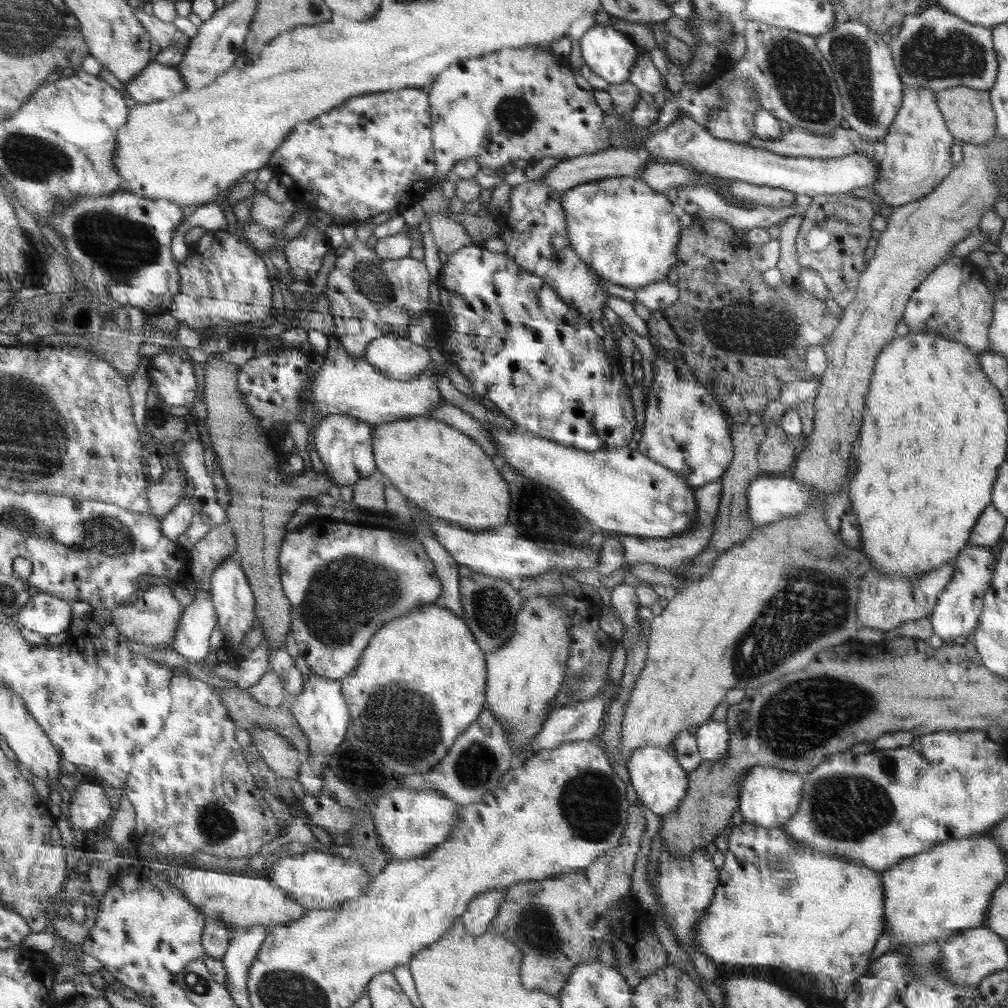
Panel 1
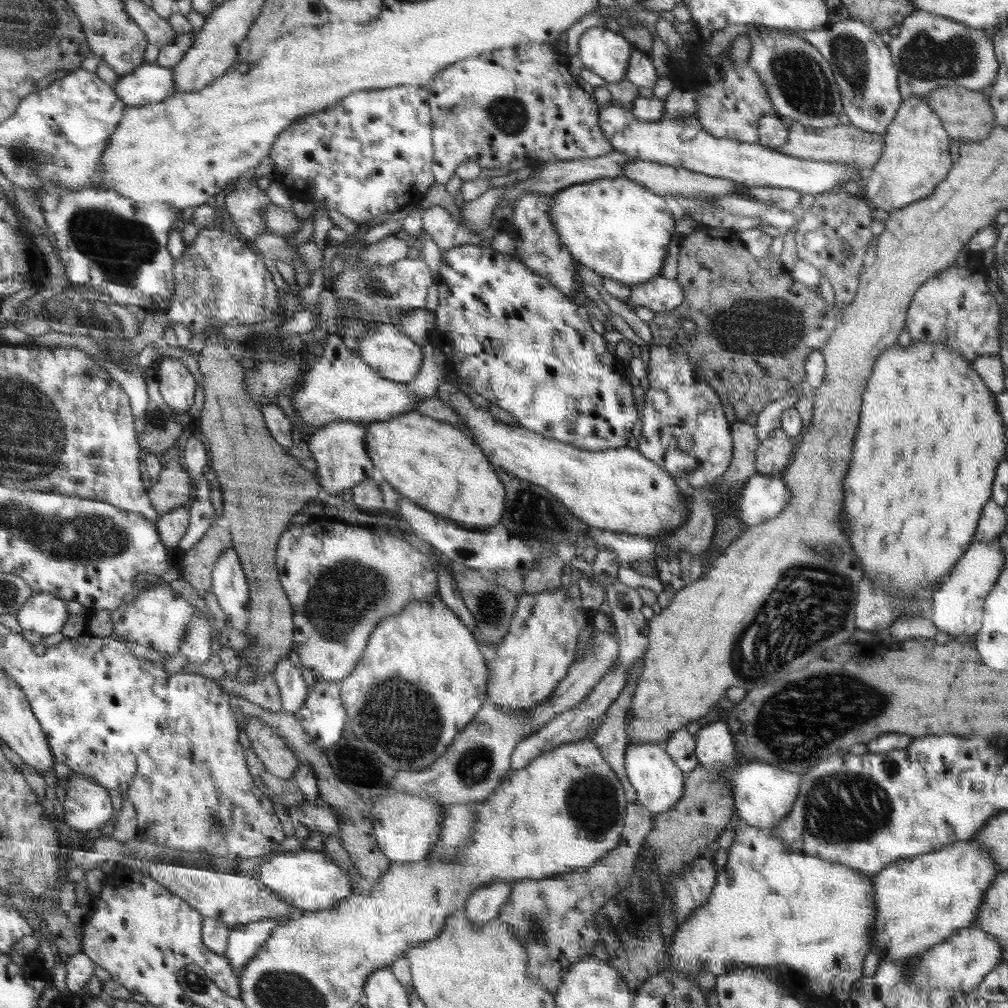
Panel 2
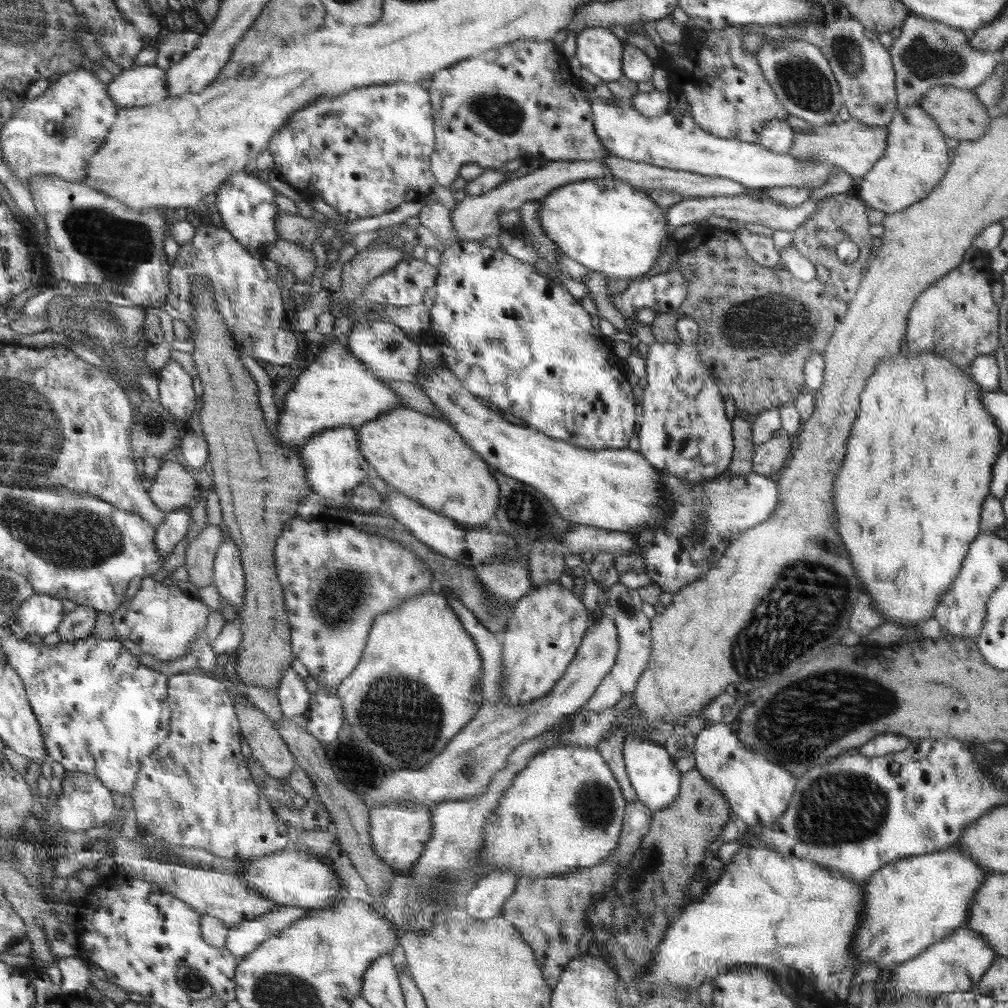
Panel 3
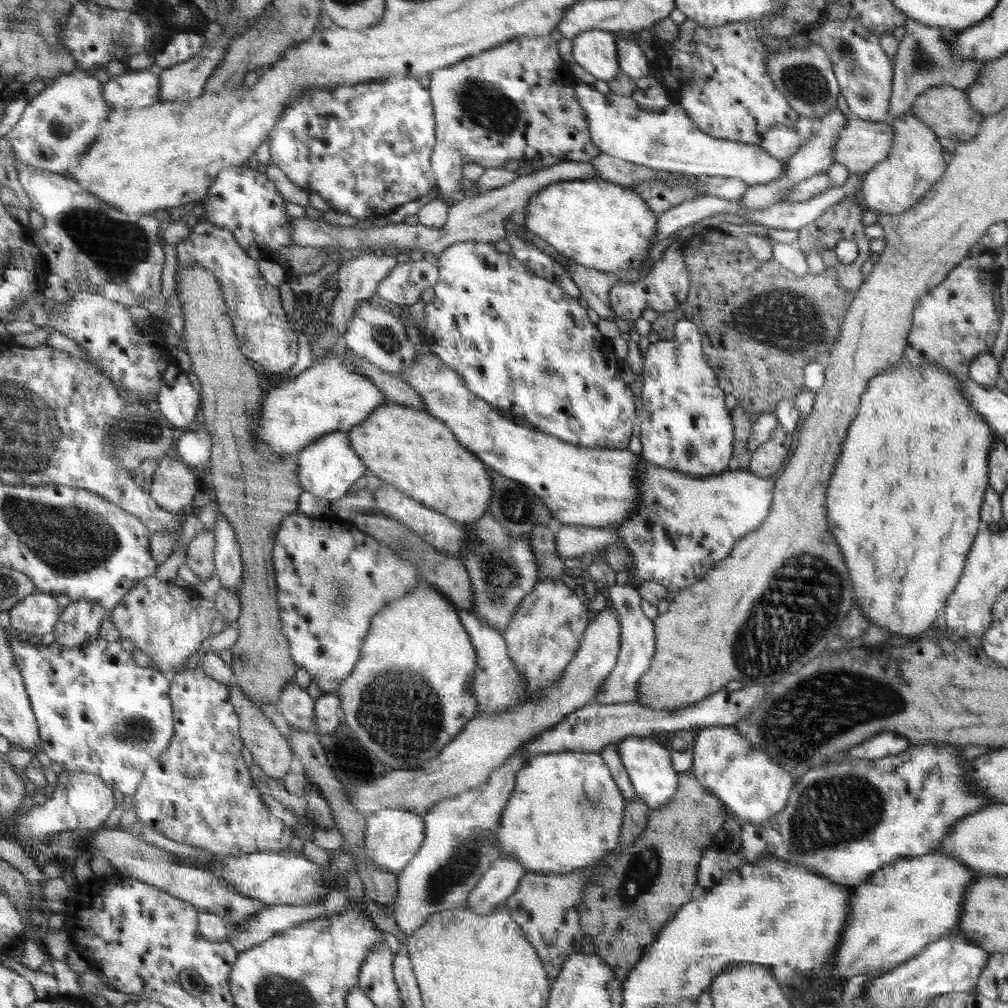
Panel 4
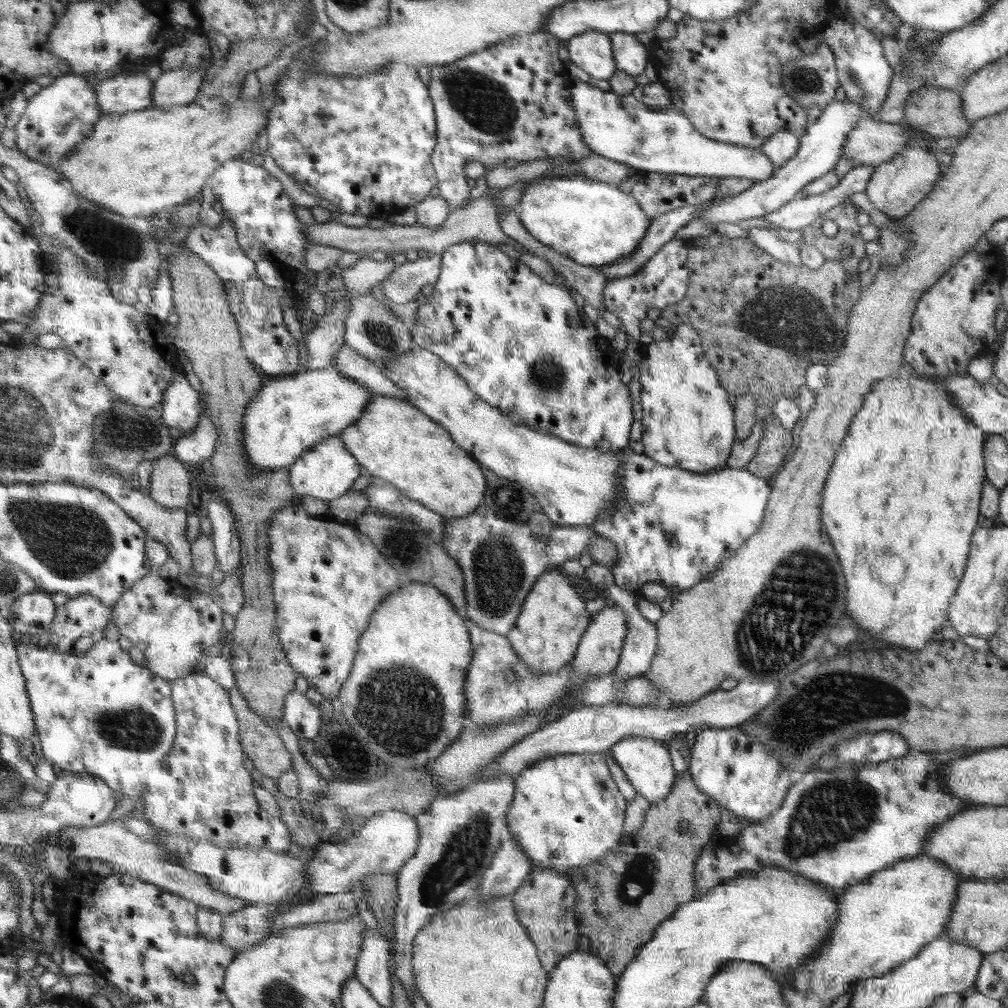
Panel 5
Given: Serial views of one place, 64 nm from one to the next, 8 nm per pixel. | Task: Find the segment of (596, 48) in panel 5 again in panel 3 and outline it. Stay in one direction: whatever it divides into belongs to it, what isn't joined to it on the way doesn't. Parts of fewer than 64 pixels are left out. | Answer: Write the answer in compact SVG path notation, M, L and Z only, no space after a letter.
M587 28L577 34L575 57L602 80L618 81L623 76L625 43L610 29Z

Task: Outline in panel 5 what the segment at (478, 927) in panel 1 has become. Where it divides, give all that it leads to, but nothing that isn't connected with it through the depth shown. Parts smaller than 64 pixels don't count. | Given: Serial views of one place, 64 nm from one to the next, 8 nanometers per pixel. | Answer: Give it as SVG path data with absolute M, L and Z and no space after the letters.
M514 838L505 839L494 854L490 866L484 871L479 885L481 899L513 894L531 873L533 864L516 844Z

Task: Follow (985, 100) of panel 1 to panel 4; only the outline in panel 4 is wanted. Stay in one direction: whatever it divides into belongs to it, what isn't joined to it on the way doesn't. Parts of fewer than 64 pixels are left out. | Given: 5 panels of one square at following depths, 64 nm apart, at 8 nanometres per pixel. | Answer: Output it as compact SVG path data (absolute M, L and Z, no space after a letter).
M948 84L929 87L922 94L918 94L917 100L910 105L909 110L914 111L919 118L923 119L932 130L936 131L946 140L953 139L967 141L979 134L980 126L985 117L975 112L971 106L971 98L962 89L954 88Z

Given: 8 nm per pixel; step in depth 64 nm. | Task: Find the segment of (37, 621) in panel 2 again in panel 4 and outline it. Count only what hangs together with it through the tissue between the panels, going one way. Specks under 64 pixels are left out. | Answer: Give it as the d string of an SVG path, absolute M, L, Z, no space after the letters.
M37 591L10 610L9 616L16 629L26 631L33 640L38 640L44 634L54 632L63 612L64 607L55 595Z

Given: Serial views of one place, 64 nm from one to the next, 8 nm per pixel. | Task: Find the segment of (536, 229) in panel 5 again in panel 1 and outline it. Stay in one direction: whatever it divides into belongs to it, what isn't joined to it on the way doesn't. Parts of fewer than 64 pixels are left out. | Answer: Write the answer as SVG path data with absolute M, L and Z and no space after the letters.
M630 176L608 177L575 186L562 193L561 207L572 250L590 268L598 271L598 275L606 282L634 290L640 289L644 285L664 281L670 268L678 264L680 222L672 212L672 204L664 196L664 192L656 191L643 179Z

